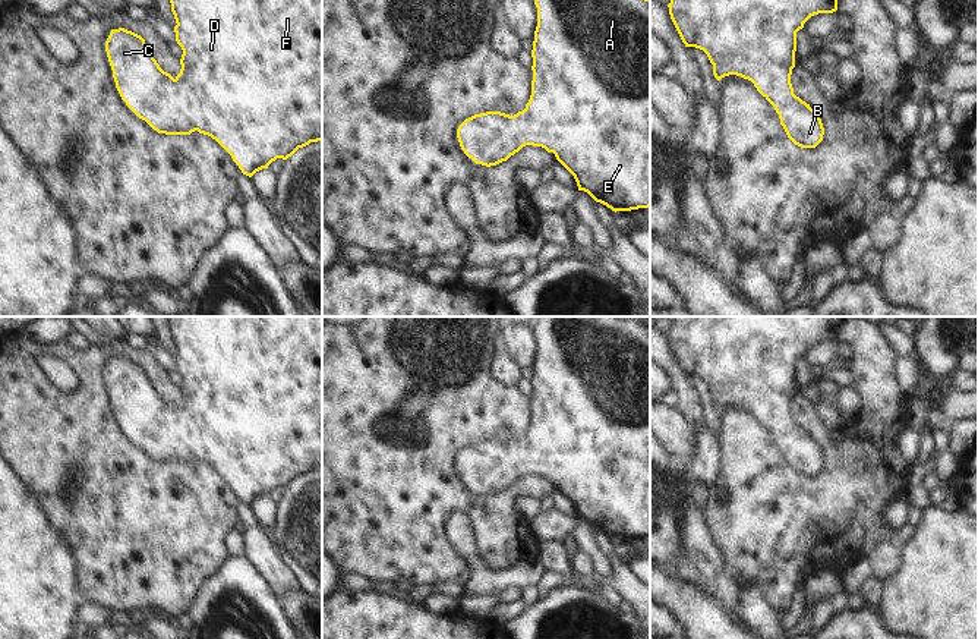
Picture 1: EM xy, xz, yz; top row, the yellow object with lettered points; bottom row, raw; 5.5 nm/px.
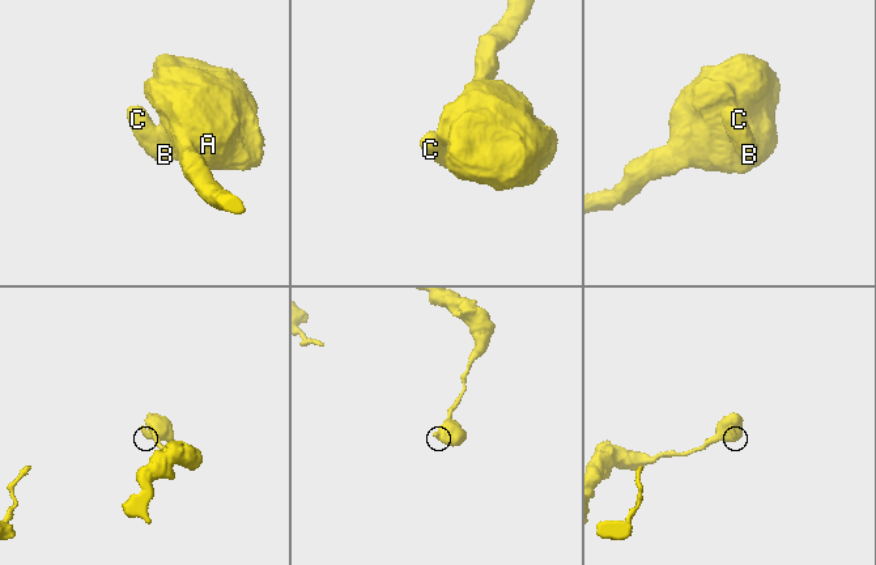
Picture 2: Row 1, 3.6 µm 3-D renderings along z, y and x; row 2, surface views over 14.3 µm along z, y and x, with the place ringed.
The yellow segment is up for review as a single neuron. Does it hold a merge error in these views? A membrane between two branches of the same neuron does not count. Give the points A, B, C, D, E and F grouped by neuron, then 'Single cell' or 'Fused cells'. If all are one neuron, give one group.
Groups: A B C D E F. Single cell.

